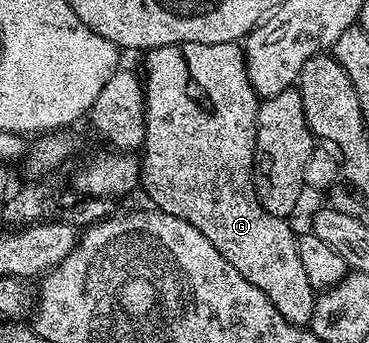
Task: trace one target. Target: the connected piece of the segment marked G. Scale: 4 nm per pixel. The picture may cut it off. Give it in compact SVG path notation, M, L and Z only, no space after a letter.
M183 42L149 50L143 58L144 145L139 155L139 185L148 193L152 201L149 203L170 216L178 216L178 220L186 220L186 224L194 224L194 228L198 228L198 232L202 232L202 236L206 236L206 240L210 240L210 244L214 244L214 248L218 248L218 252L222 252L222 256L226 256L254 288L268 297L285 320L295 326L307 327L318 294L302 268L296 247L297 235L292 234L285 219L270 216L270 212L262 208L252 183L258 95L250 84L243 49L234 42Z

